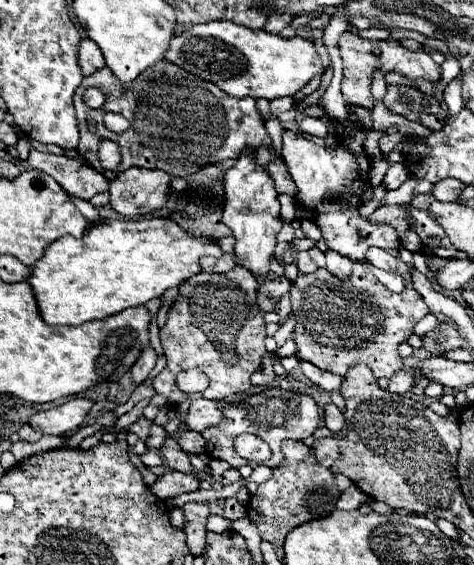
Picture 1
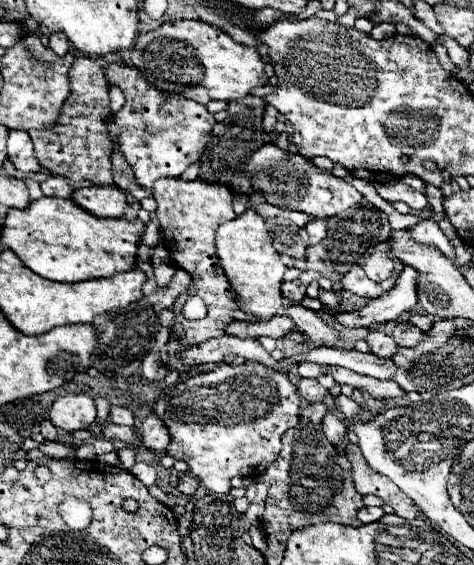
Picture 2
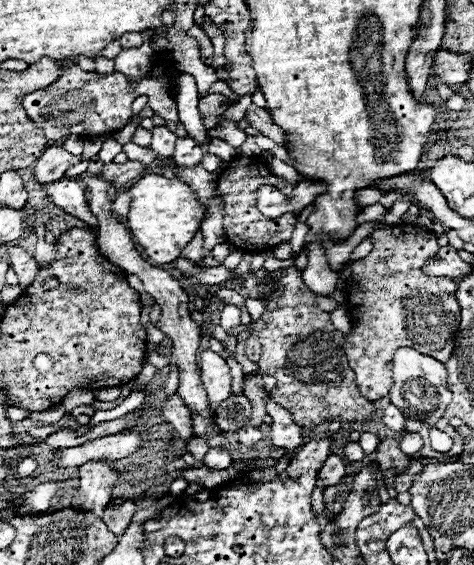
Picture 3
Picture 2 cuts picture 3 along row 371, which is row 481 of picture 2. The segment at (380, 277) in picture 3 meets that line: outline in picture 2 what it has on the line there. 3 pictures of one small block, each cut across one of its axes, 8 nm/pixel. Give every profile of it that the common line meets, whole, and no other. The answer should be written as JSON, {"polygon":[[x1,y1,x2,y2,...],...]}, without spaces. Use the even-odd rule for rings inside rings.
{"polygon":[[348,444,344,454,352,464,352,480,360,494,380,496,384,500,384,504,390,504,394,508,394,514,398,514,406,520,414,520,422,514,422,510,400,488,396,488,396,484,392,484,392,480,380,476,378,472,374,472,368,466,368,462,364,460,364,456,356,444]]}

